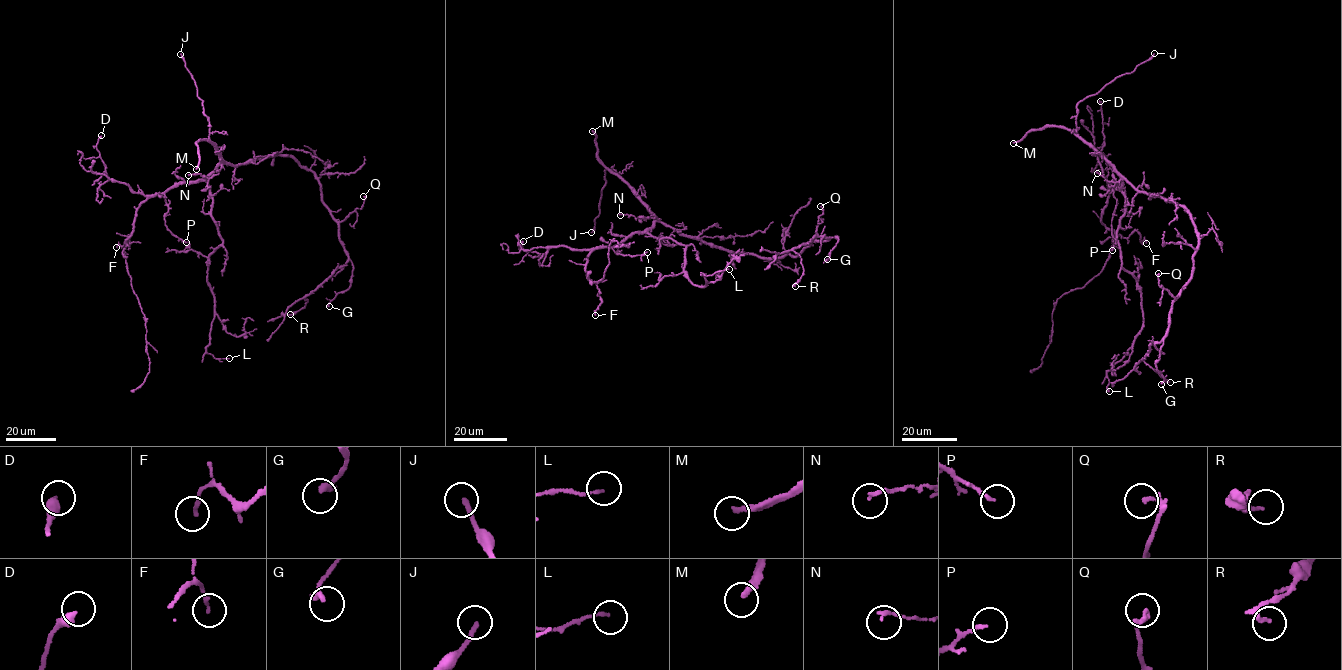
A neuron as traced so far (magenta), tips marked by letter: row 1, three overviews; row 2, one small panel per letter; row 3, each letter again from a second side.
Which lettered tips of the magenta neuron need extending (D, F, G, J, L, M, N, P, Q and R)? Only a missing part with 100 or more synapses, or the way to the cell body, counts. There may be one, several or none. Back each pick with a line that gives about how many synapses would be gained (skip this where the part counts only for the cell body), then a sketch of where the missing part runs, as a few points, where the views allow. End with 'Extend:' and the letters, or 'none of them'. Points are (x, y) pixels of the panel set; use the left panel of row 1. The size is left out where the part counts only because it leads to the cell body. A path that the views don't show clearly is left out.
M: 200 syn | (196, 169), (177, 207), (92, 243), (61, 238), (49, 226), (19, 214), (25, 208), (26, 191), (77, 165)
Extend: M

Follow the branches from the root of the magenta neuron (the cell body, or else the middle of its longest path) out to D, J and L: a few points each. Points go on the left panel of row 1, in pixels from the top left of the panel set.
D: (227, 163), (220, 164), (201, 179), (145, 196), (108, 178), (96, 148), (101, 135)
J: (227, 163), (209, 140), (208, 117), (180, 54)
L: (227, 163), (206, 180), (223, 244), (209, 254), (207, 281), (215, 310), (206, 352), (229, 358)

